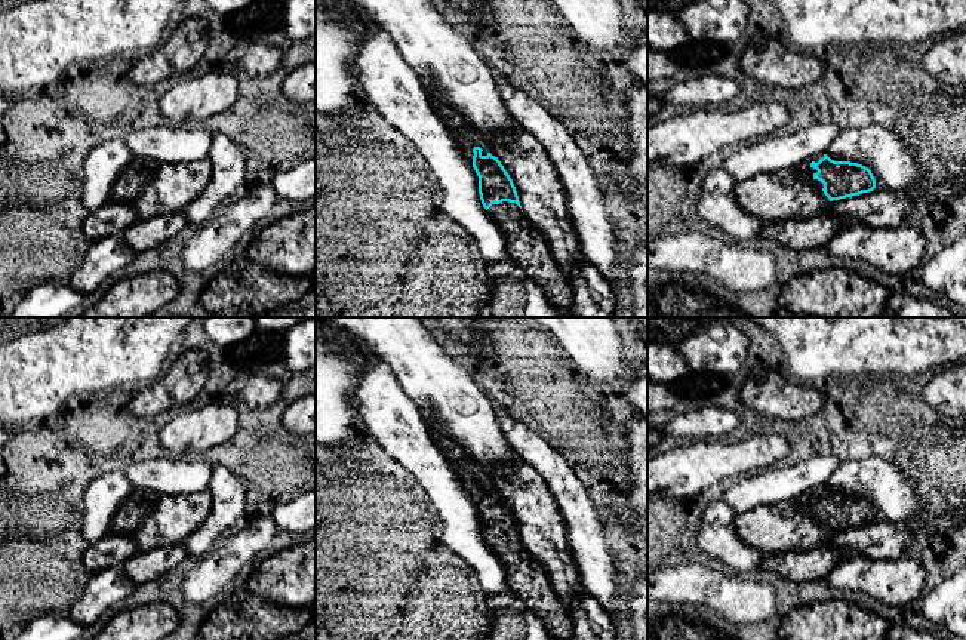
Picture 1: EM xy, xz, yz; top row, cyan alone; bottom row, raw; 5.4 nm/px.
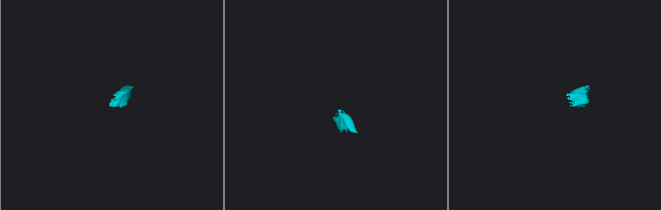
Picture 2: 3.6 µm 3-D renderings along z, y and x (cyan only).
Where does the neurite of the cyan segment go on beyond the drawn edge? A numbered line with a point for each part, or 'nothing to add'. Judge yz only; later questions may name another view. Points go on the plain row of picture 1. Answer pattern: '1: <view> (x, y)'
1: yz (803, 504)

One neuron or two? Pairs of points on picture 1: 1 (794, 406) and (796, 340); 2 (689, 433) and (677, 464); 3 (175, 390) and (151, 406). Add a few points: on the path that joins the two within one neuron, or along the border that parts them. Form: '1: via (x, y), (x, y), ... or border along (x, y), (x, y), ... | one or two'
1: border along (788, 380), (805, 384) | two
2: border along (719, 439), (694, 439), (679, 443) | two
3: via (169, 390), (157, 400) | one

